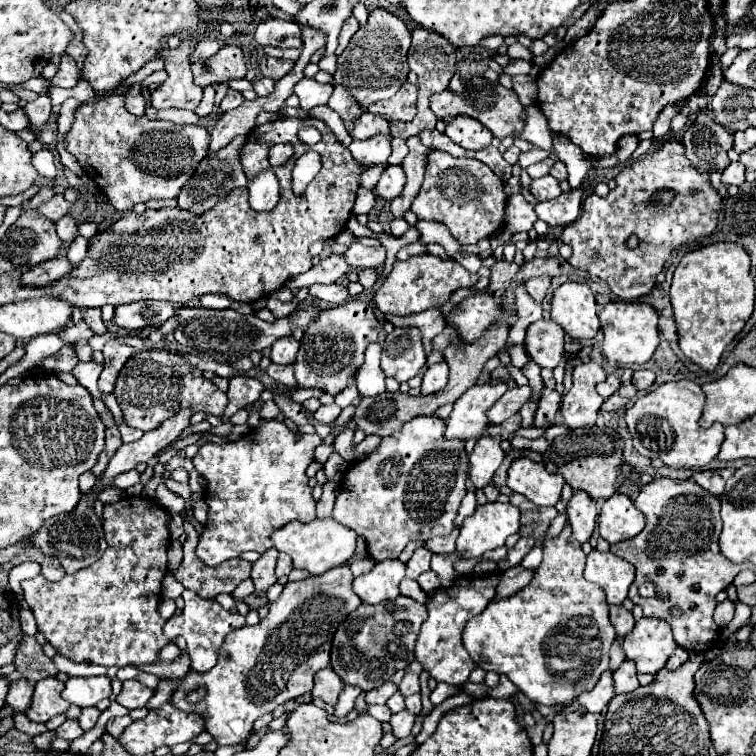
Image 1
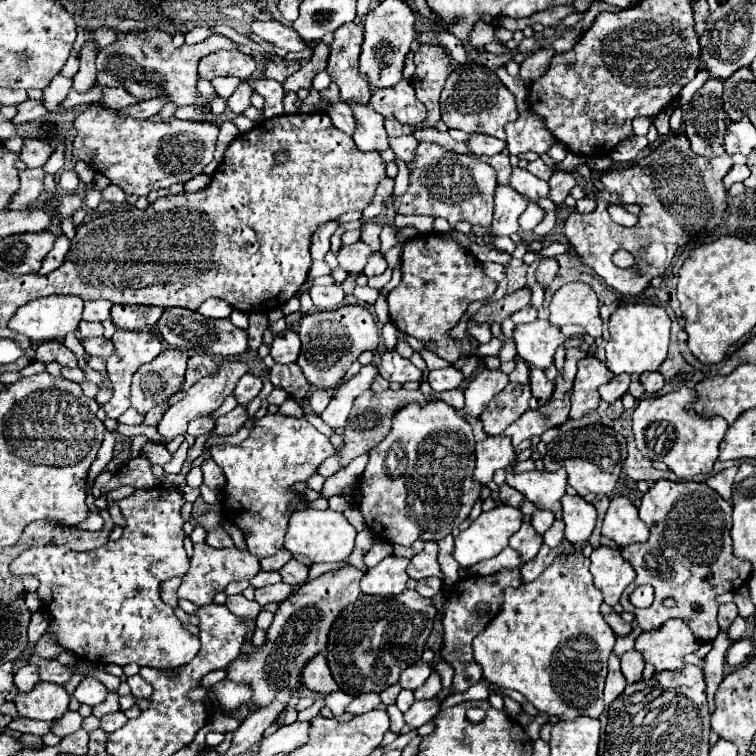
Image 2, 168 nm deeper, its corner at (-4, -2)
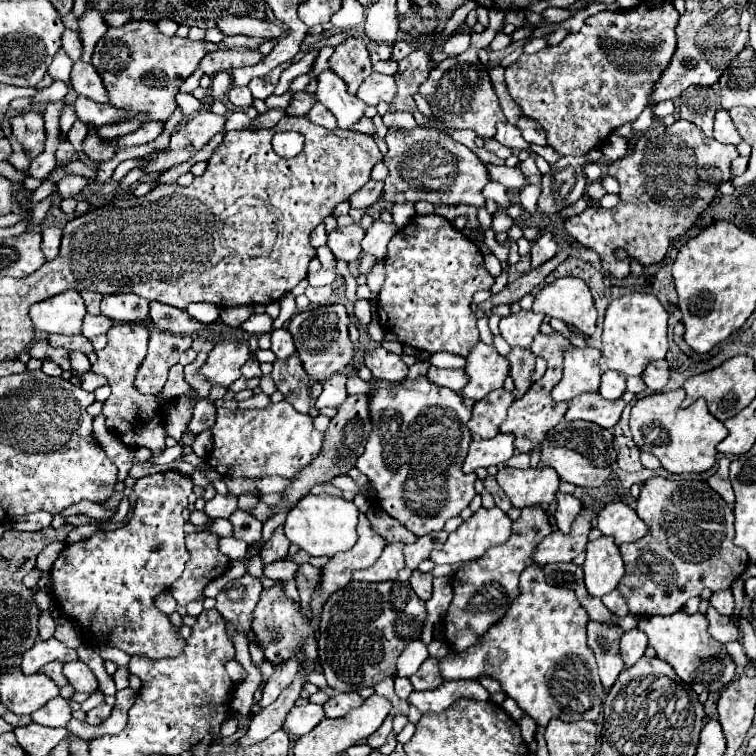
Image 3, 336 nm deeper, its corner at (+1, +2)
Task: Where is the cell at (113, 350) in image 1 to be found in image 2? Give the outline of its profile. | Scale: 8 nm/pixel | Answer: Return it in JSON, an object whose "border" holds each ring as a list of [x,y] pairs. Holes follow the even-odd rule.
{"border":[[[97,337],[97,339],[81,339],[81,343],[83,343],[83,347],[85,347],[85,351],[87,351],[89,355],[103,357],[103,359],[111,357],[113,351],[115,351],[115,345],[113,345],[109,339],[105,339],[105,337]]]}

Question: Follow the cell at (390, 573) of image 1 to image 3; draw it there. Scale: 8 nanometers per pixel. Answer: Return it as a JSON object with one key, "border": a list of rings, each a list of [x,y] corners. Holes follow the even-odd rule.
{"border":[[[390,543],[384,547],[380,559],[364,569],[364,571],[354,571],[352,579],[356,581],[390,581],[398,579],[398,571],[404,567],[404,555],[402,555],[402,543]]]}

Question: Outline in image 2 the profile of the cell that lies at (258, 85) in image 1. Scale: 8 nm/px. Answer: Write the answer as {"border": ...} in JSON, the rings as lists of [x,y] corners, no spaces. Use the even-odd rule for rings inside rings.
{"border":[[[259,79],[255,81],[253,87],[265,99],[265,107],[263,107],[265,117],[277,117],[283,113],[283,87],[279,81]]]}

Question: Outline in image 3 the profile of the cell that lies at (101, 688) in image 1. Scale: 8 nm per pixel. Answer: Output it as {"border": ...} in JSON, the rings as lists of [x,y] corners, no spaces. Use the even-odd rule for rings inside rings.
{"border":[[[70,661],[64,663],[64,675],[68,683],[78,691],[78,693],[94,693],[98,689],[98,681],[94,673],[88,669],[86,663],[82,661]]]}

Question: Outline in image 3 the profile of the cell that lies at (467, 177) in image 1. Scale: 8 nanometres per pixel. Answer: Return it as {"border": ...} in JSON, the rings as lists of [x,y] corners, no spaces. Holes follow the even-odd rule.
{"border":[[[390,127],[386,133],[386,145],[388,153],[384,155],[384,165],[388,167],[388,177],[384,181],[384,199],[390,203],[418,203],[418,201],[430,201],[436,207],[438,205],[460,205],[468,203],[474,207],[484,205],[482,197],[482,187],[490,181],[486,165],[462,143],[456,143],[450,135],[438,133],[436,129],[424,129],[424,127],[414,127],[414,129],[398,129]]]}

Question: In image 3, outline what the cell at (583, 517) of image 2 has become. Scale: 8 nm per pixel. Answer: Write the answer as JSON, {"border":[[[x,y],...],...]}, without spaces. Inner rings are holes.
{"border":[[[560,491],[556,493],[556,521],[562,533],[570,533],[570,525],[580,513],[580,509],[582,509],[580,499],[576,499],[574,495],[560,493]]]}

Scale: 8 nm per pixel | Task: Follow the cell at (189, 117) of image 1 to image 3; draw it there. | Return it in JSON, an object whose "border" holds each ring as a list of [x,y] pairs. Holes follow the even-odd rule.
{"border":[[[78,97],[76,103],[76,117],[88,125],[108,125],[112,123],[112,119],[116,119],[116,111],[112,111],[112,107],[108,107],[108,103],[96,103],[90,101],[88,97]]]}

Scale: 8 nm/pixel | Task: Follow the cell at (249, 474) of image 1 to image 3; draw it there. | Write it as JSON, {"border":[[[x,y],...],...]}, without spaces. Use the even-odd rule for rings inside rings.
{"border":[[[288,401],[270,403],[264,409],[224,409],[218,405],[208,465],[222,475],[230,473],[234,477],[280,475],[292,479],[300,467],[306,467],[320,453],[322,439],[324,435],[314,429],[312,417],[298,413]]]}

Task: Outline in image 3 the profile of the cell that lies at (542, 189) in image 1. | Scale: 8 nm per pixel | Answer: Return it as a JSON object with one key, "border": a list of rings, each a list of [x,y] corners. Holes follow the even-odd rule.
{"border":[[[486,165],[486,169],[488,169],[488,175],[490,175],[490,181],[496,181],[496,183],[504,185],[508,191],[510,189],[512,191],[520,191],[528,183],[524,179],[524,175],[520,175],[518,167],[510,169],[506,165],[502,165],[502,167],[498,167],[498,165]]]}

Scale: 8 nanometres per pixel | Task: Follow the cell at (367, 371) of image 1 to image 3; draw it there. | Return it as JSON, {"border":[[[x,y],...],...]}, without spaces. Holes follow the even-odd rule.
{"border":[[[336,373],[336,375],[332,375],[332,379],[326,379],[324,381],[324,391],[318,395],[318,399],[314,401],[314,405],[318,409],[340,407],[340,403],[348,397],[348,393],[346,393],[346,381],[348,381],[348,377],[344,373]]]}

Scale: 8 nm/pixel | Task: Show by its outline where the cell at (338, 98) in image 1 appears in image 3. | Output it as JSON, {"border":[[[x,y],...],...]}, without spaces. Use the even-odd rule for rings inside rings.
{"border":[[[348,39],[346,43],[338,45],[334,49],[330,67],[346,81],[348,93],[354,95],[360,83],[372,73],[372,61],[366,43],[362,39]]]}

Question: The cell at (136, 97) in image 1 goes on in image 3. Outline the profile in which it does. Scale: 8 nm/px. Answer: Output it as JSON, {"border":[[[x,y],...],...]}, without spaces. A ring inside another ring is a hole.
{"border":[[[76,61],[72,67],[72,87],[78,95],[84,95],[96,103],[106,103],[108,93],[104,91],[104,83],[100,75],[96,75],[96,69],[90,63]]]}

